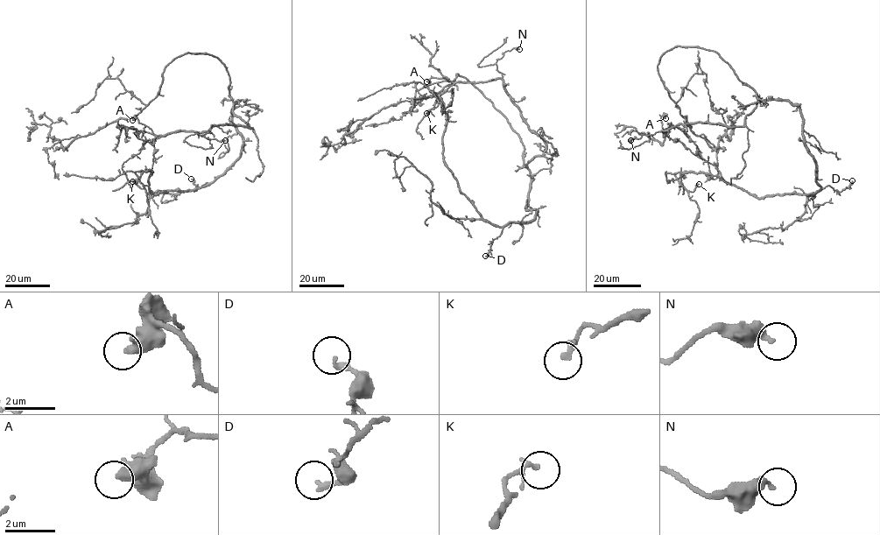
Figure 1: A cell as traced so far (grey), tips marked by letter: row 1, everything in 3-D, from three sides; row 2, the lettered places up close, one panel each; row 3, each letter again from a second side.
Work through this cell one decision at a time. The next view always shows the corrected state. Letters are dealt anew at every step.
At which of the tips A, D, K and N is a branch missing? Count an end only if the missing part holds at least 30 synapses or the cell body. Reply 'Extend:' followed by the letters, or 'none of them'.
Extend: none of them

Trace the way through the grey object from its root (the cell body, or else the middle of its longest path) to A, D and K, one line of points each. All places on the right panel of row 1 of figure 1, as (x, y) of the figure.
A: (772, 99), (760, 99), (745, 123), (737, 127), (686, 123), (662, 130), (665, 135), (661, 116), (665, 118)
D: (772, 99), (799, 108), (816, 182), (841, 192), (852, 180)
K: (772, 99), (799, 108), (820, 187), (757, 198), (716, 176), (681, 173), (688, 191), (699, 184)

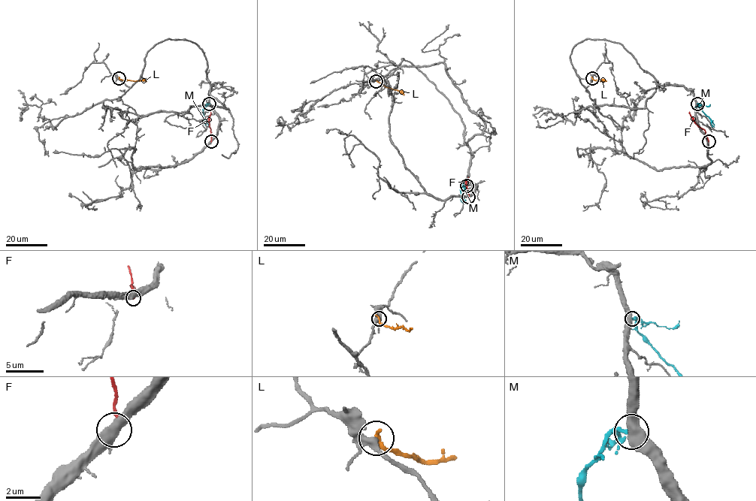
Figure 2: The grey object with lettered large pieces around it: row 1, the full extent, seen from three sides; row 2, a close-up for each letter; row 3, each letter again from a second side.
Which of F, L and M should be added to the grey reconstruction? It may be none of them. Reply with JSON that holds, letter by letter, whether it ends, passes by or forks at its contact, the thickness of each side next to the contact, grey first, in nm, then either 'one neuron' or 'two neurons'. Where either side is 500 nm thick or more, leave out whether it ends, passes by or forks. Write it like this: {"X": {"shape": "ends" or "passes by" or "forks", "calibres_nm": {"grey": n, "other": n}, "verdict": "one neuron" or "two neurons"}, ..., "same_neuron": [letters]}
{"F": {"calibres_nm": {"grey": 550, "other": 170}, "verdict": "two neurons"}, "L": {"shape": "ends", "calibres_nm": {"grey": 320, "other": 240}, "verdict": "two neurons"}, "M": {"calibres_nm": {"grey": 550, "other": 180}, "verdict": "two neurons"}, "same_neuron": []}

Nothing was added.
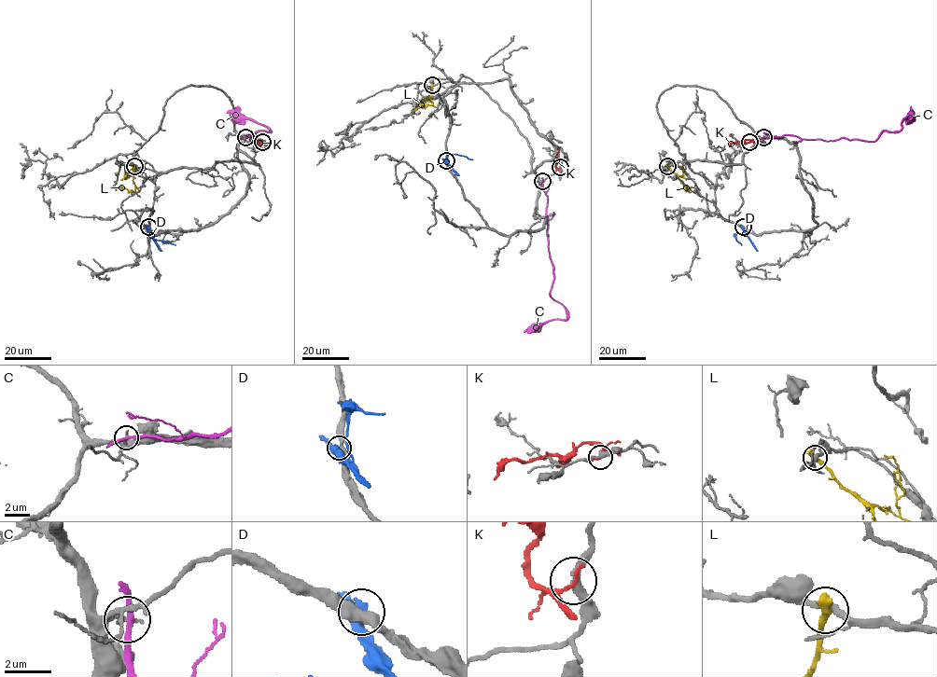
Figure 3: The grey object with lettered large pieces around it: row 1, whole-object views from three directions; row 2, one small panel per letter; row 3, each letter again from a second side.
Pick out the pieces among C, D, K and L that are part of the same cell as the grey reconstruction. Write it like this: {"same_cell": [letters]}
{"same_cell": []}

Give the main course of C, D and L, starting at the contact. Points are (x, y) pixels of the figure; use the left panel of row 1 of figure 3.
C: (245, 137), (249, 134), (251, 141), (255, 141), (253, 136), (258, 131), (270, 131), (227, 113)
D: (148, 227), (147, 230), (153, 238), (175, 245)
L: (134, 166), (135, 190), (117, 186)

